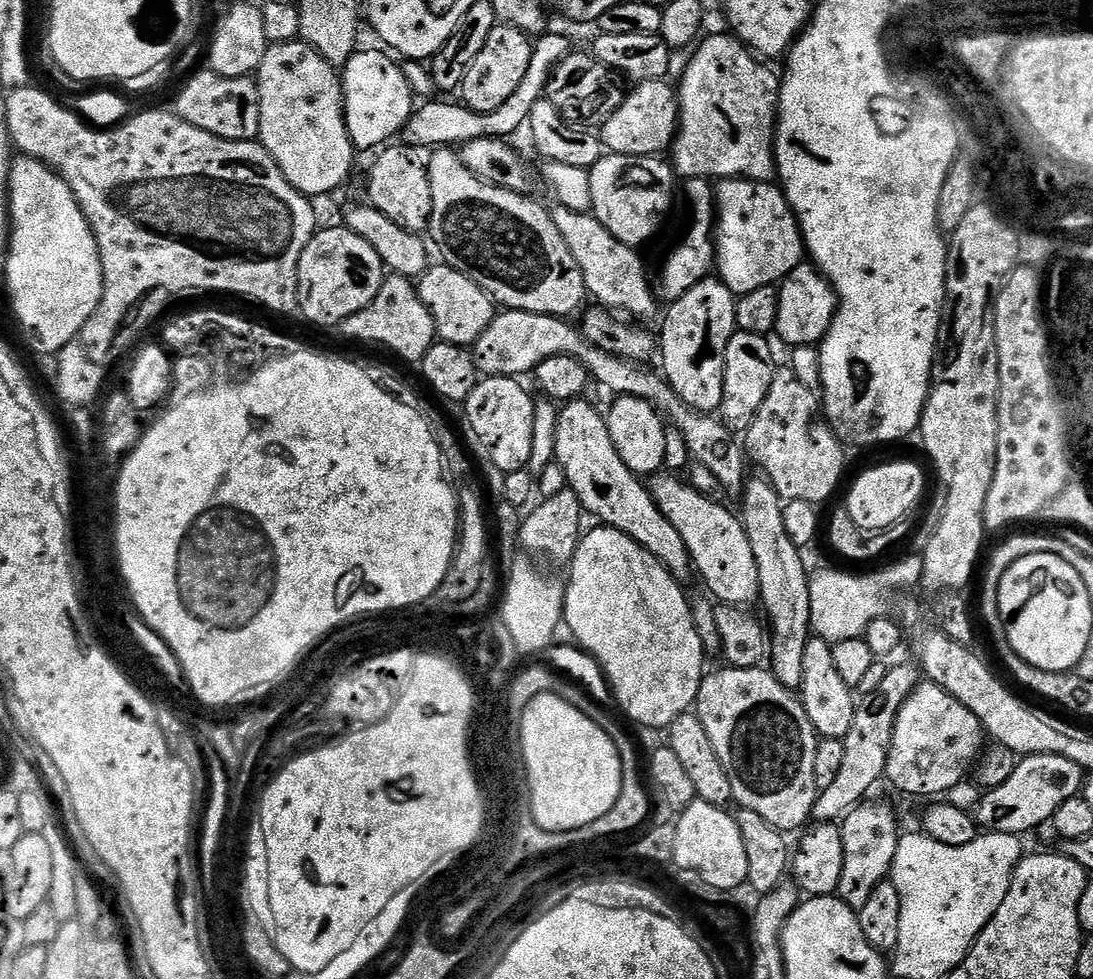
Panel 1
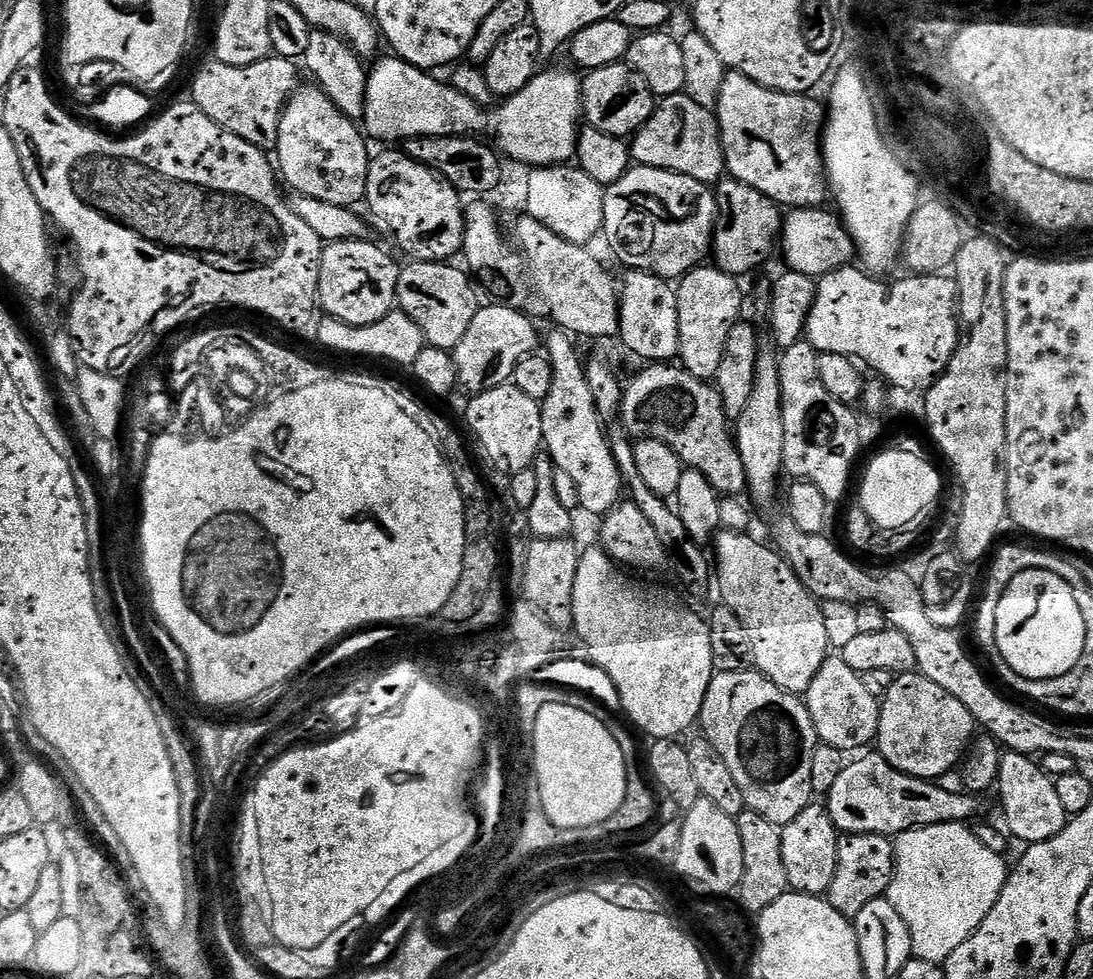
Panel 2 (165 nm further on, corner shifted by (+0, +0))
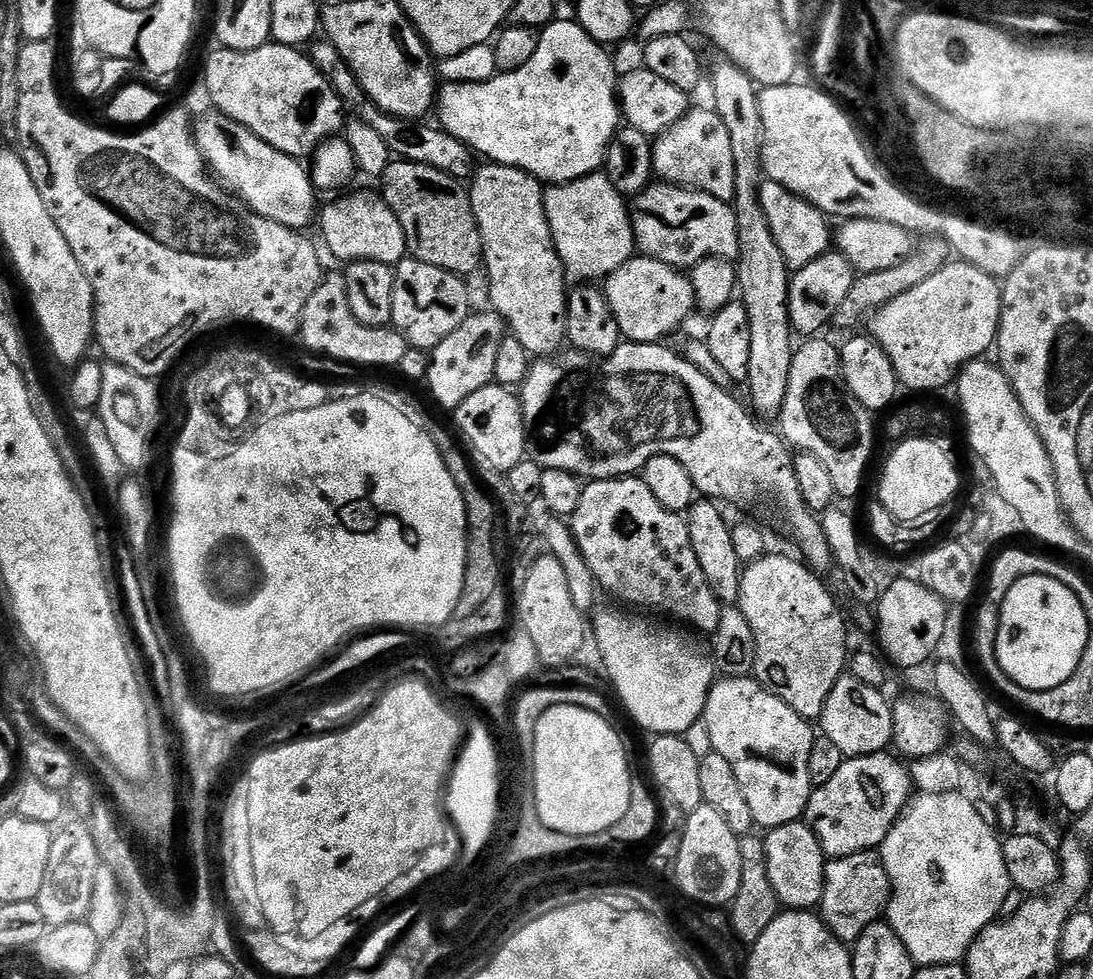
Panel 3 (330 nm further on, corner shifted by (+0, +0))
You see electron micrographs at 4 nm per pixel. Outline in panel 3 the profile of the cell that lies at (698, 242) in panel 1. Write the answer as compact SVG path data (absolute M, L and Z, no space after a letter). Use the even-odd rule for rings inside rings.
M764 178L760 181L760 205L774 234L774 242L778 242L778 250L782 250L782 258L788 263L789 269L806 266L829 251L834 240L833 229L828 229L829 217L810 202L786 190L786 186Z

